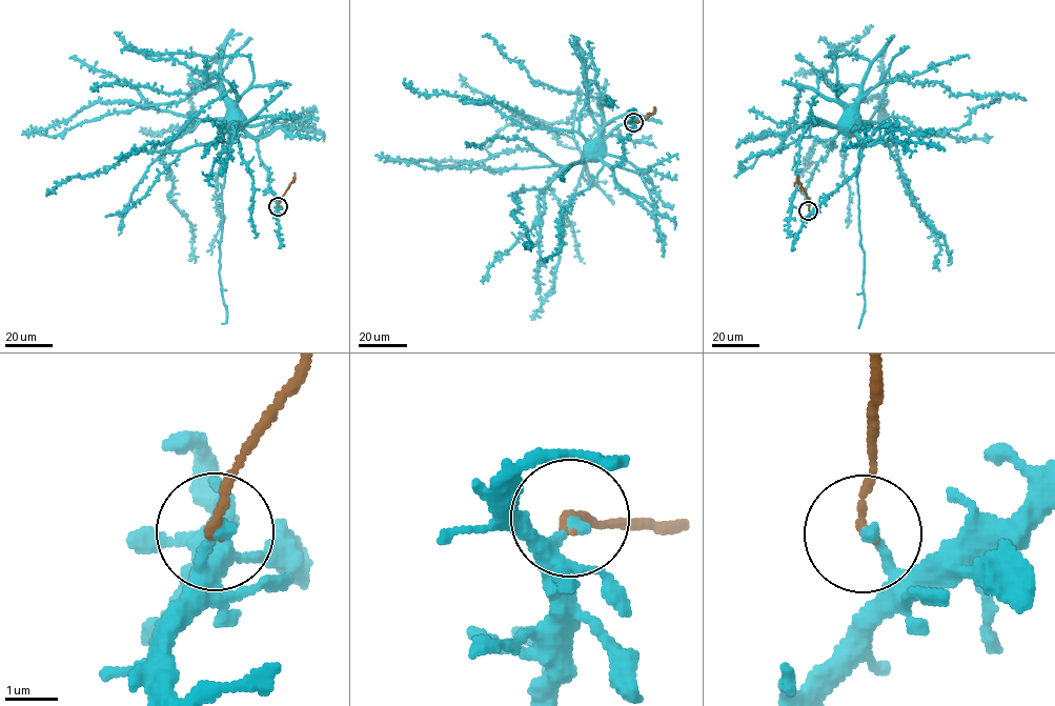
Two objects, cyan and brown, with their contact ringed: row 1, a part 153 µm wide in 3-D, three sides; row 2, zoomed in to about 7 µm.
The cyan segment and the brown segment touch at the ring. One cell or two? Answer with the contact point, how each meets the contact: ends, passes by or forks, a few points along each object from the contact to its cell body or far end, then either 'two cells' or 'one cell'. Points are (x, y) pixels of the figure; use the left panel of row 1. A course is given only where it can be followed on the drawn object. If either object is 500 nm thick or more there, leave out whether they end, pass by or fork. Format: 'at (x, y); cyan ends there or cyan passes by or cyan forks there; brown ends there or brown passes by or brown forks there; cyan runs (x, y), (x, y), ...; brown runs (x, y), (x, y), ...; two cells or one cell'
at (278, 206); cyan ends there; brown ends there; cyan runs (278, 206), (257, 141), (241, 126), (194, 120), (163, 164), (195, 263); brown runs (278, 206), (293, 178), (293, 182); two cells

